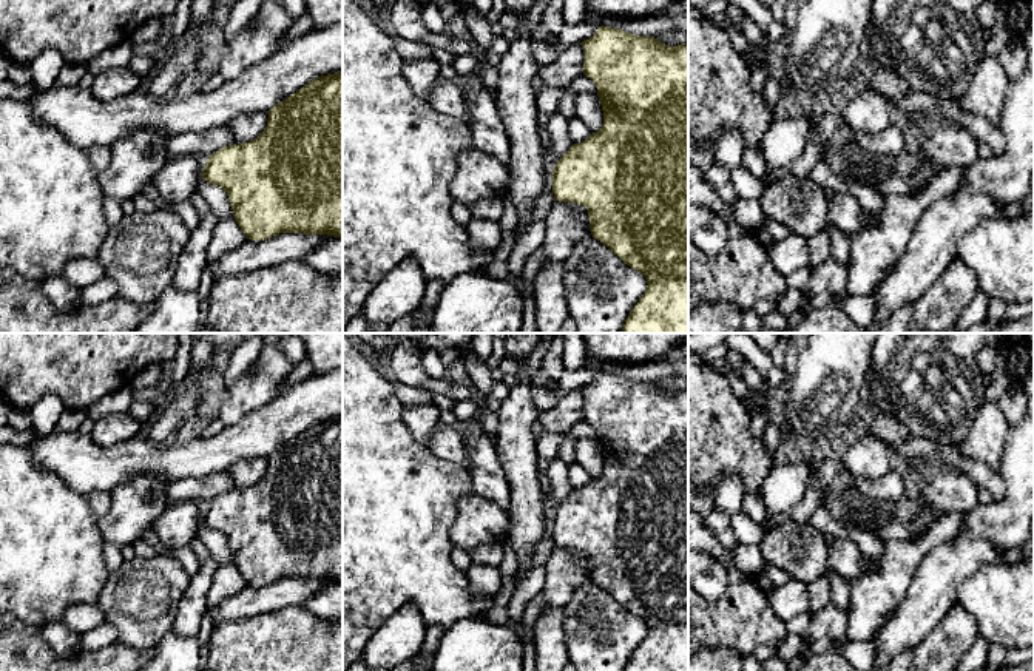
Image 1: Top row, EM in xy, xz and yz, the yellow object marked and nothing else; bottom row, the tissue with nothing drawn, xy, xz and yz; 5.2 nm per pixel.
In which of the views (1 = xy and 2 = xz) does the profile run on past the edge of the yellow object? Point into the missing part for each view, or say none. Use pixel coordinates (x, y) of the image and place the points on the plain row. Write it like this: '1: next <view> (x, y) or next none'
1: next none
2: next none

